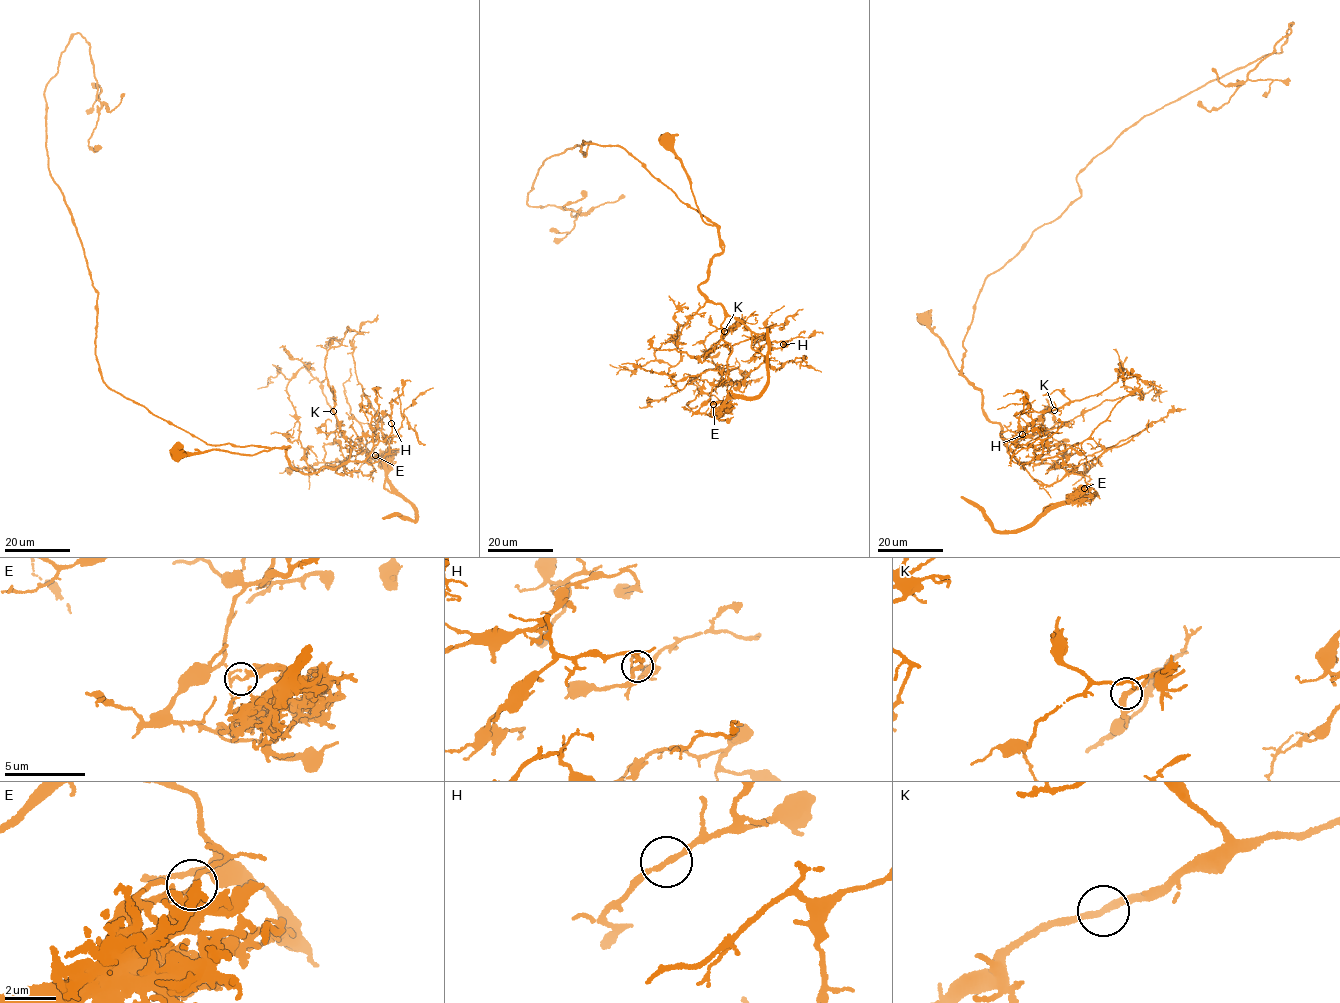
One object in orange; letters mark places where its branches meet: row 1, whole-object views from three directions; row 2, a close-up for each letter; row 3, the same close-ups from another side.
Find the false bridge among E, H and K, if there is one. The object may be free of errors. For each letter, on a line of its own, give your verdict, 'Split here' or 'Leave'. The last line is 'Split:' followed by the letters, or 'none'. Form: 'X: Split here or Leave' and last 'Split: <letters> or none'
E: Split here
H: Leave
K: Leave
Split: E

